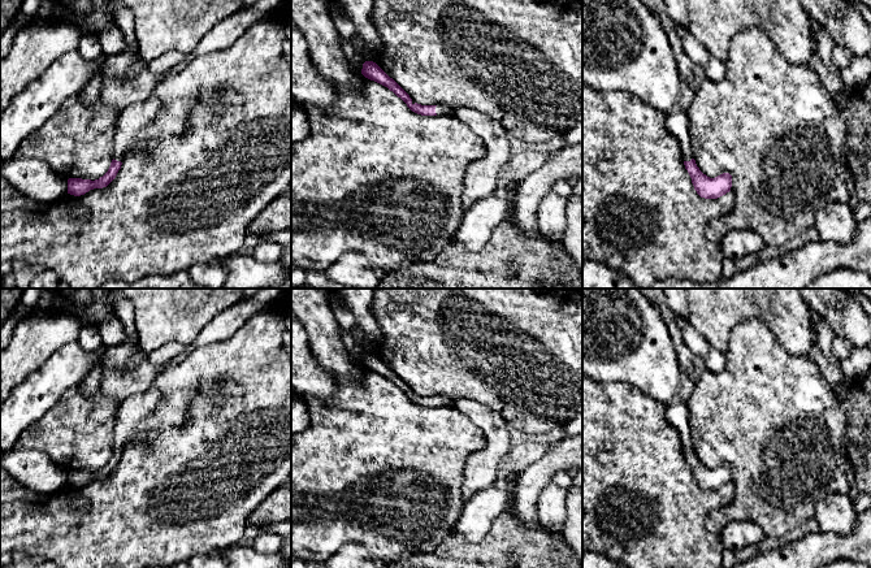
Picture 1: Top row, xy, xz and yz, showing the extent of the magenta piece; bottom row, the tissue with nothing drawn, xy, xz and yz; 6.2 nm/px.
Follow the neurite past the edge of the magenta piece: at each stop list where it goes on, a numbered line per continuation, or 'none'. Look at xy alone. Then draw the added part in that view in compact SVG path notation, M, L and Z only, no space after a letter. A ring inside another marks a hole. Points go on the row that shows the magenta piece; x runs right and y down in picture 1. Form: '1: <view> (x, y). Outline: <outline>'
1: xy (131, 120). Outline: M150 96L144 101L130 104L120 110L113 138L114 160L122 162L125 153L130 151L140 138L142 130L155 121L160 108L160 100Z

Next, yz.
1: yz (677, 122). Outline: M671 110L667 114L667 127L668 131L677 139L684 161L690 161L693 155L686 110Z

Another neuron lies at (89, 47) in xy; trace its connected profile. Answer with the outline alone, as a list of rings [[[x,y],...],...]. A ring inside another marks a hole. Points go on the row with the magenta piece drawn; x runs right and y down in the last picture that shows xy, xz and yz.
[[[83,34],[77,51],[84,60],[88,61],[94,61],[105,56],[103,47],[98,40],[98,36],[94,34]]]

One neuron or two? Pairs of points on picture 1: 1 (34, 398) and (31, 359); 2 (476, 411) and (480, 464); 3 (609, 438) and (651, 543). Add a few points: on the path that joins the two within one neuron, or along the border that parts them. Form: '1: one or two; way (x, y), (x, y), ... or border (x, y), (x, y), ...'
1: two; border (56, 351), (13, 389)
2: one; way (489, 424), (493, 430), (493, 451)
3: one; way (625, 464), (658, 497), (659, 503), (655, 517)

